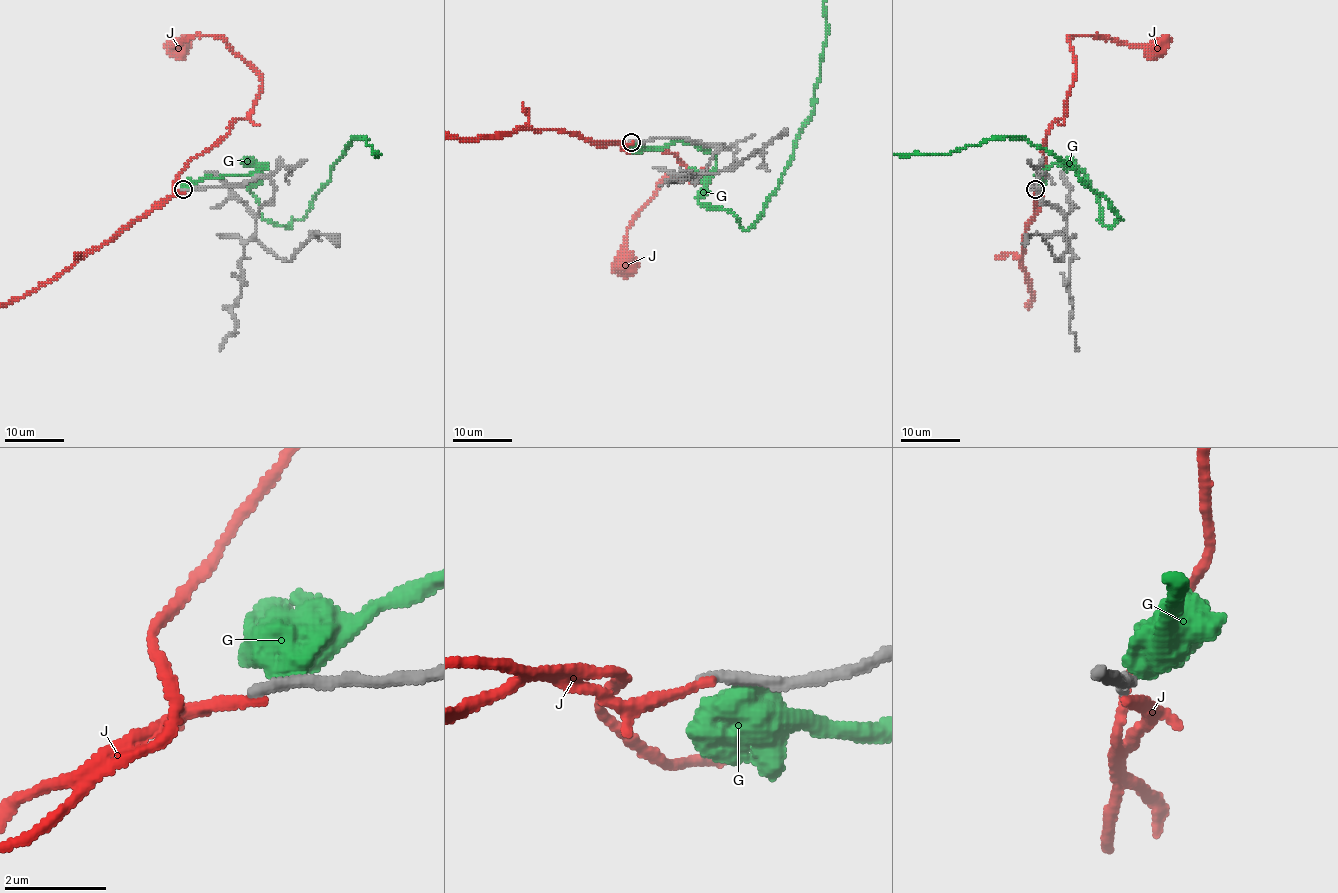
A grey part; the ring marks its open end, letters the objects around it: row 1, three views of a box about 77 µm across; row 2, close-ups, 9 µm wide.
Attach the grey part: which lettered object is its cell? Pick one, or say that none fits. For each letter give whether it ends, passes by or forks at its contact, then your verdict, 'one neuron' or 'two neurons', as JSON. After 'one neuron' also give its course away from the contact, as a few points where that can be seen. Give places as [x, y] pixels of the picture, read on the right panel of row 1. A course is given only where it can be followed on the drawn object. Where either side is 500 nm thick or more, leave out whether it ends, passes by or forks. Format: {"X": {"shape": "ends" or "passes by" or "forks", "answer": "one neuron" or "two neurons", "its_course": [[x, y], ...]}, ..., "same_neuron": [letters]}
{"G": {"answer": "two neurons"}, "J": {"shape": "ends", "answer": "two neurons"}, "same_neuron": []}

